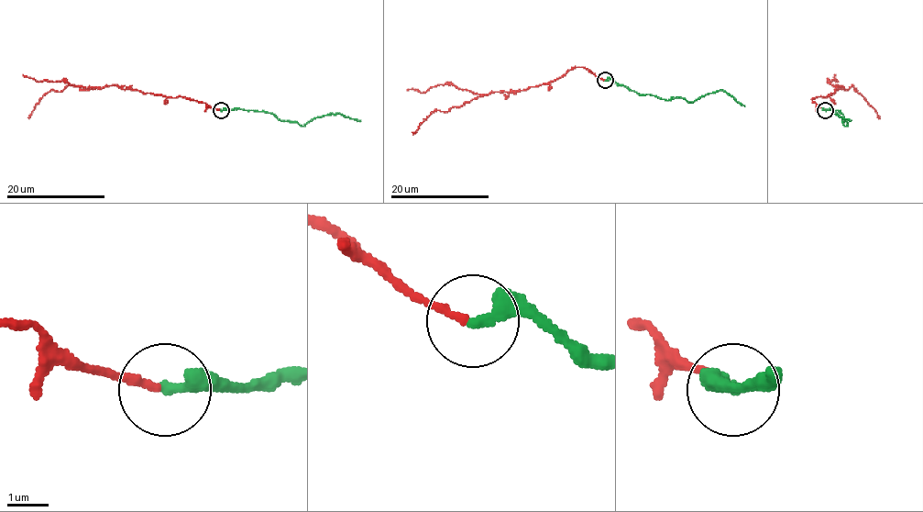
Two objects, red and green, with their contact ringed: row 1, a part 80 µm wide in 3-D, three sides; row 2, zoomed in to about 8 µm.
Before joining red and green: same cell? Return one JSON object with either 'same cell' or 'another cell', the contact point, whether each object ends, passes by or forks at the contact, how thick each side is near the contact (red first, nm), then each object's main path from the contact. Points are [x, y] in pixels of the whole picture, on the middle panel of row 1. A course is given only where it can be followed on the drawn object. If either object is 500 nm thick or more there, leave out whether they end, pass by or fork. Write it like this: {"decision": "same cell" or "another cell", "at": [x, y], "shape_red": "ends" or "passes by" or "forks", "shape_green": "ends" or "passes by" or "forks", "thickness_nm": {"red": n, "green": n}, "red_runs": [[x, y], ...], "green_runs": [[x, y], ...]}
{"decision": "same cell", "at": [605, 80], "shape_red": "ends", "shape_green": "ends", "thickness_nm": {"red": 180, "green": 320}, "red_runs": [[604, 81], [582, 67], [574, 67], [548, 83], [517, 92], [490, 92], [446, 111], [434, 110], [413, 135]], "green_runs": [[604, 81], [613, 79], [640, 94], [664, 100], [682, 97], [693, 102], [725, 90], [744, 106]]}

